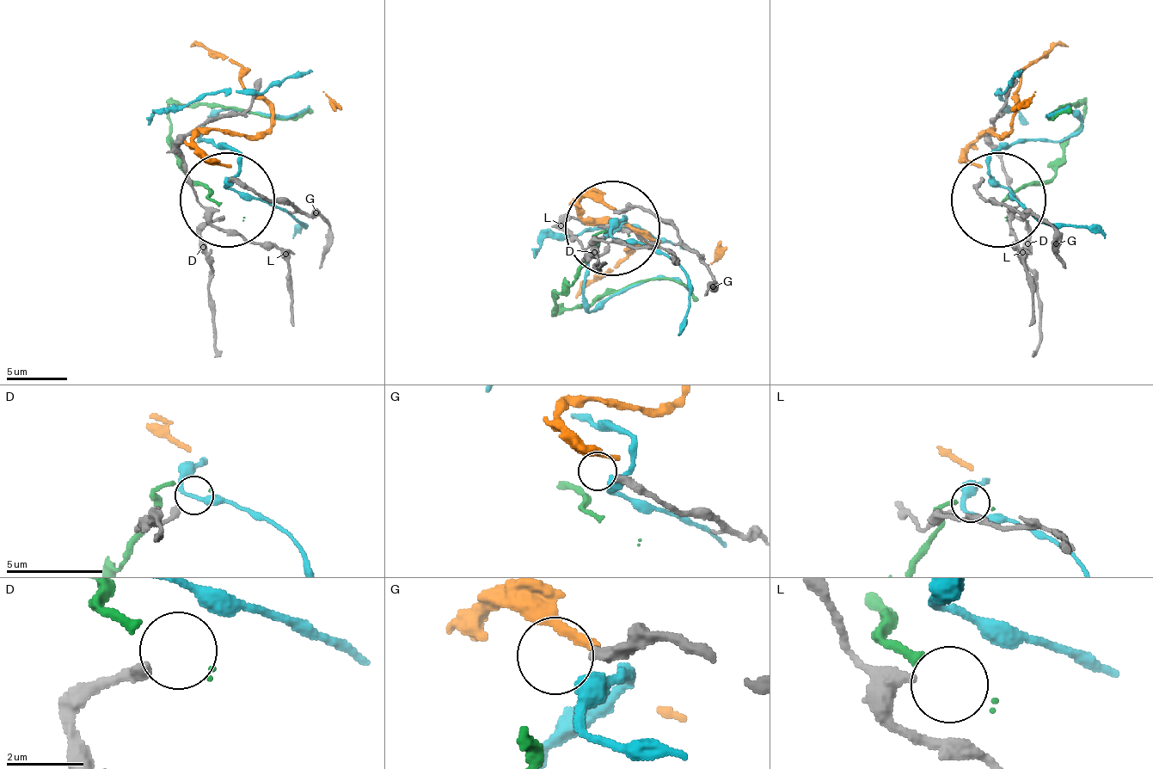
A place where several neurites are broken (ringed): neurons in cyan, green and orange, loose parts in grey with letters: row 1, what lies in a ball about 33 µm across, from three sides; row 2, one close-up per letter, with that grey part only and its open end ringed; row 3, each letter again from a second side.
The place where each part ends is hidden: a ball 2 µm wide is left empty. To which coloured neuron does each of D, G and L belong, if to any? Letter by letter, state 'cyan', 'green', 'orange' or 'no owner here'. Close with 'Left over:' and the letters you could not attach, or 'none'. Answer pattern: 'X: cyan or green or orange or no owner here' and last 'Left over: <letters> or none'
D: green
G: no owner here
L: no owner here
Left over: G, L

